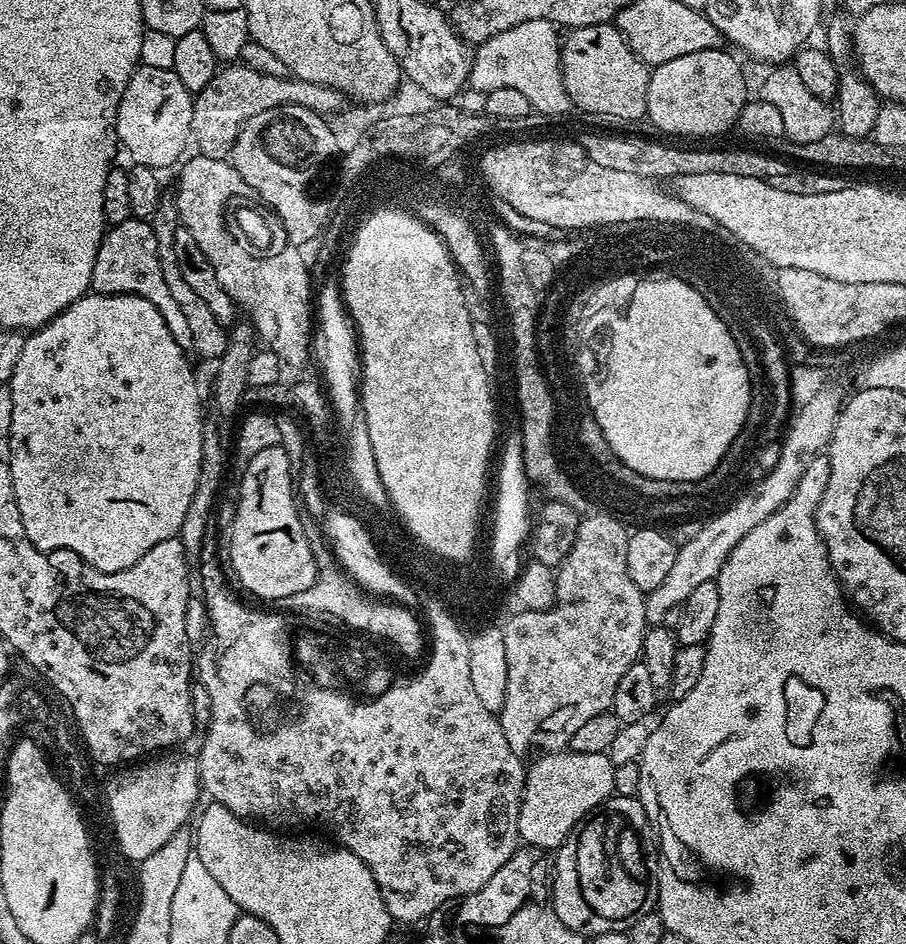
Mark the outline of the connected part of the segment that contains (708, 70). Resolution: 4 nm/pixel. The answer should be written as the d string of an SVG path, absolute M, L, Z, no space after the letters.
M723 47L698 50L694 54L682 54L682 58L655 65L648 78L647 119L652 119L662 131L673 132L676 136L716 136L728 127L731 129L746 103L744 72L731 56L733 53L724 51Z

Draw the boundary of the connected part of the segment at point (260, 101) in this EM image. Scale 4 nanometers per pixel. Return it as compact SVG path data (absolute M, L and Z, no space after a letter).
M232 62L217 70L208 85L201 92L195 93L192 101L190 140L194 148L196 144L195 151L199 155L228 160L241 126L254 114L260 114L262 110L293 104L306 106L306 110L314 110L318 113L339 113L345 107L344 103L346 103L344 93L336 88L309 80L262 74L258 70L250 70L244 64Z

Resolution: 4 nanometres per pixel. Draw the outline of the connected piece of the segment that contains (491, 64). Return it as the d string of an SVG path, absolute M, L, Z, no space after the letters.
M532 19L518 26L511 27L508 31L500 31L492 35L490 39L484 41L475 51L469 85L471 89L482 93L490 90L501 89L502 86L513 87L521 91L531 101L533 109L546 116L546 114L562 114L568 108L571 109L572 103L566 94L564 76L561 74L560 66L560 36L557 27L549 23L546 19Z

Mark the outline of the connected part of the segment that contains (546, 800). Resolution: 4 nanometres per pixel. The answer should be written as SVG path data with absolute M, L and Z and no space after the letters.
M571 750L558 752L546 752L537 755L533 764L529 763L524 778L524 797L518 816L518 830L520 839L525 845L555 850L563 844L564 839L572 833L572 829L580 823L584 817L589 816L599 804L606 803L614 794L614 770L613 764L607 752L598 754L582 754Z

